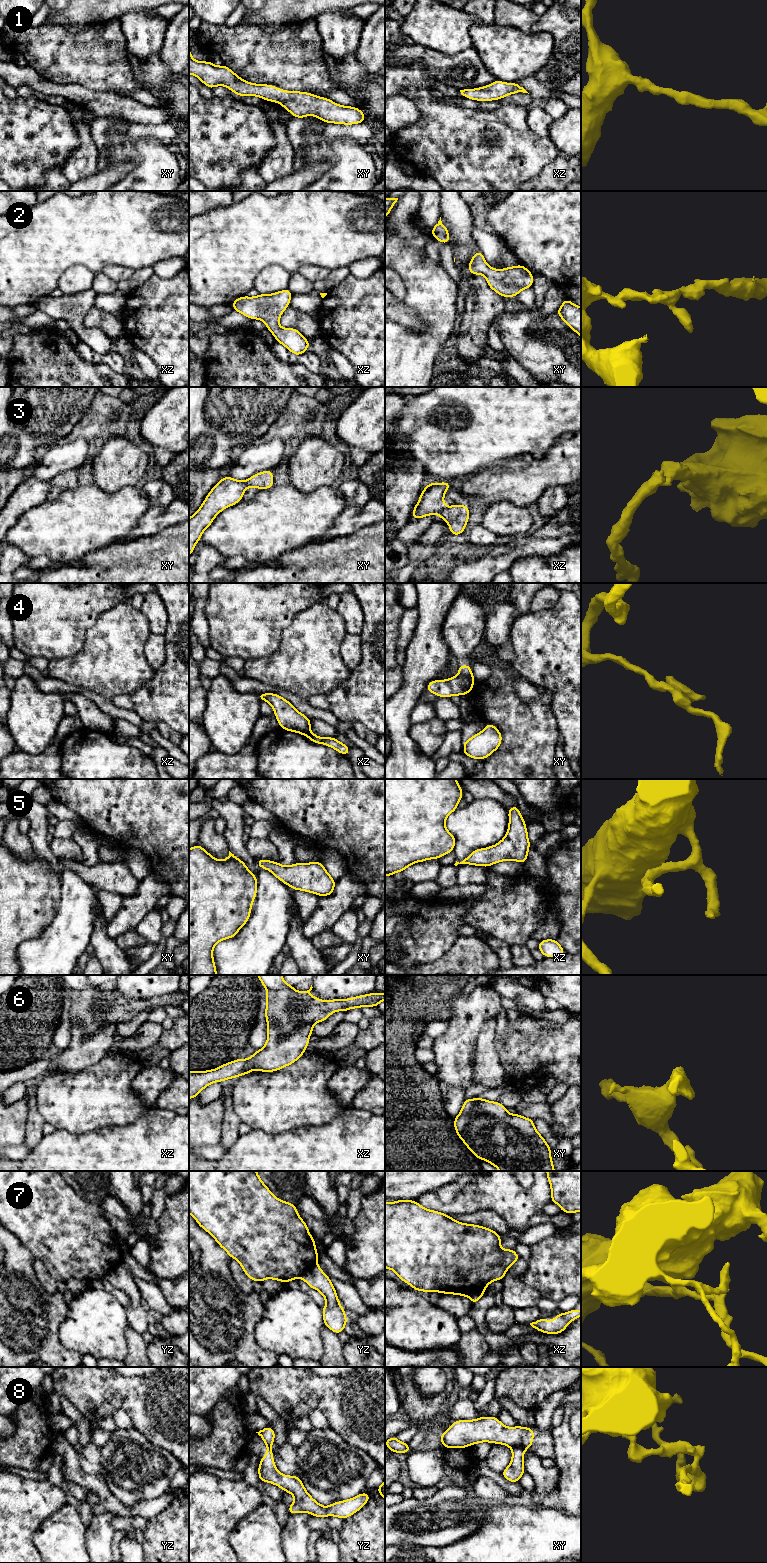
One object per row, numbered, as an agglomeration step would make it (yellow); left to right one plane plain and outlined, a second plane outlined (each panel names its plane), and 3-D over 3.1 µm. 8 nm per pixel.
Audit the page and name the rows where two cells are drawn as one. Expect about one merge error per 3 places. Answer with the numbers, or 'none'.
3, 4, 7, 8

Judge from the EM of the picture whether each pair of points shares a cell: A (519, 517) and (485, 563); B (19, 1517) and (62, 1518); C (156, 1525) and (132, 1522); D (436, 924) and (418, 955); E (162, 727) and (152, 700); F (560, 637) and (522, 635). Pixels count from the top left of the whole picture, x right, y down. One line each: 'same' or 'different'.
A: different
B: different
C: different
D: same
E: different
F: same

